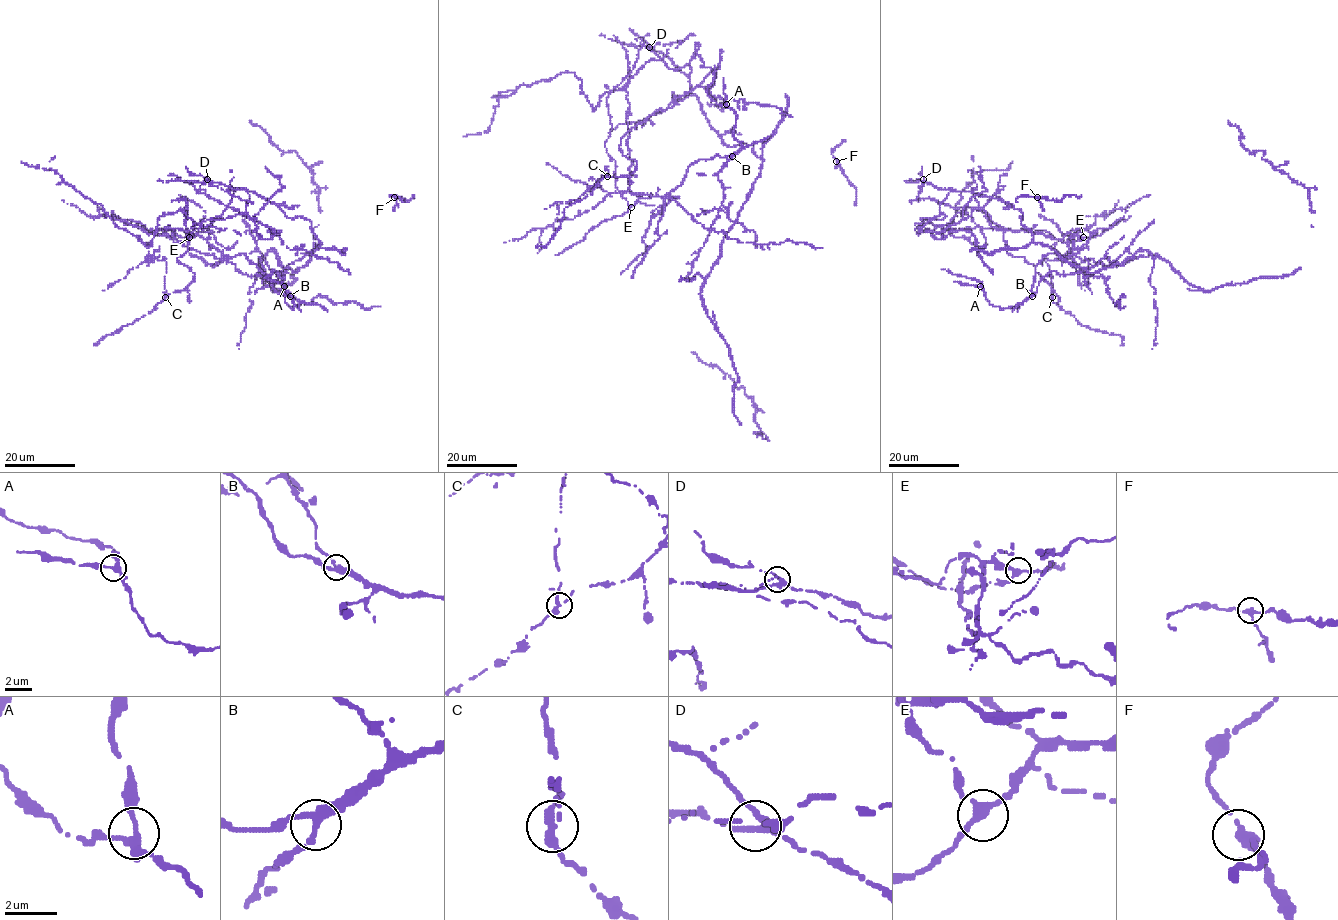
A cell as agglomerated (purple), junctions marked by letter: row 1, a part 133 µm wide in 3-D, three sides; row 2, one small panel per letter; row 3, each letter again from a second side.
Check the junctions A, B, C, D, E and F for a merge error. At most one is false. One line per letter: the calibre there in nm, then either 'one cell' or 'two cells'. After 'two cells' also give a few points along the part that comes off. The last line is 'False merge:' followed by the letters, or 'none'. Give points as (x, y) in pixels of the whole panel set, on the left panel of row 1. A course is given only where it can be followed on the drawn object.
A: calibre 240 nm; one cell
B: calibre 300 nm; one cell
C: calibre 280 nm; two cells; course (165, 297), (167, 259), (163, 257), (146, 260), (132, 268), (124, 278), (102, 291)
D: calibre 260 nm; one cell
E: calibre 260 nm; one cell
F: calibre 280 nm; one cell
False merge: C

